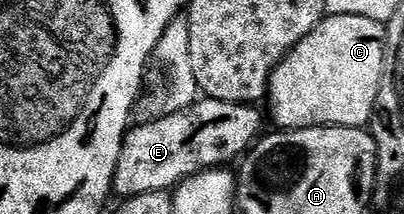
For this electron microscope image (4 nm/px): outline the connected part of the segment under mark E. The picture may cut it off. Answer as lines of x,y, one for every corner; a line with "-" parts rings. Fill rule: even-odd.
200,98
186,110
178,110
178,114
129,127
112,183
113,193
117,197
127,198
167,192
200,172
228,166
231,160
239,161
261,135
260,127
264,120
266,124
265,113
260,113
258,109
246,104

